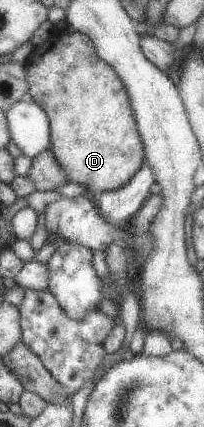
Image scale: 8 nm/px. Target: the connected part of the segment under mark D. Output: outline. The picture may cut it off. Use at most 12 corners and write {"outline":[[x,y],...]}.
{"outline":[[86,35],[25,67],[66,182],[126,185],[143,147],[124,83]]}

